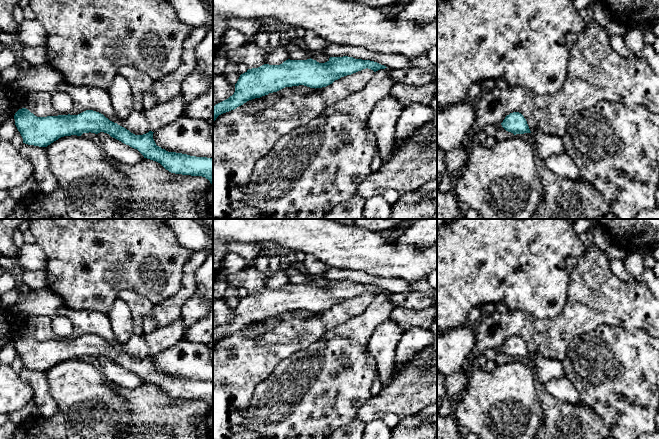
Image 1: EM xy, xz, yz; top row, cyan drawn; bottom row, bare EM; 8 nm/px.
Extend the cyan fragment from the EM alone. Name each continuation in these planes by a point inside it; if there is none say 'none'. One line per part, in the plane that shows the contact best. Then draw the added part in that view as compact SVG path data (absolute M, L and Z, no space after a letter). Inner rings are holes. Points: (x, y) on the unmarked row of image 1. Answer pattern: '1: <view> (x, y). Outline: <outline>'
none

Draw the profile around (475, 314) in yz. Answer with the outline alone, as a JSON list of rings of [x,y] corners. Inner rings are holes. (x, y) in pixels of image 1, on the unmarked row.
[[[473,307],[468,312],[467,320],[476,325],[482,318],[482,316],[483,316],[483,313],[480,307]]]

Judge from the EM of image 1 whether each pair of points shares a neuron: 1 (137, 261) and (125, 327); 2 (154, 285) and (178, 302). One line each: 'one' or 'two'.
1: two
2: two

